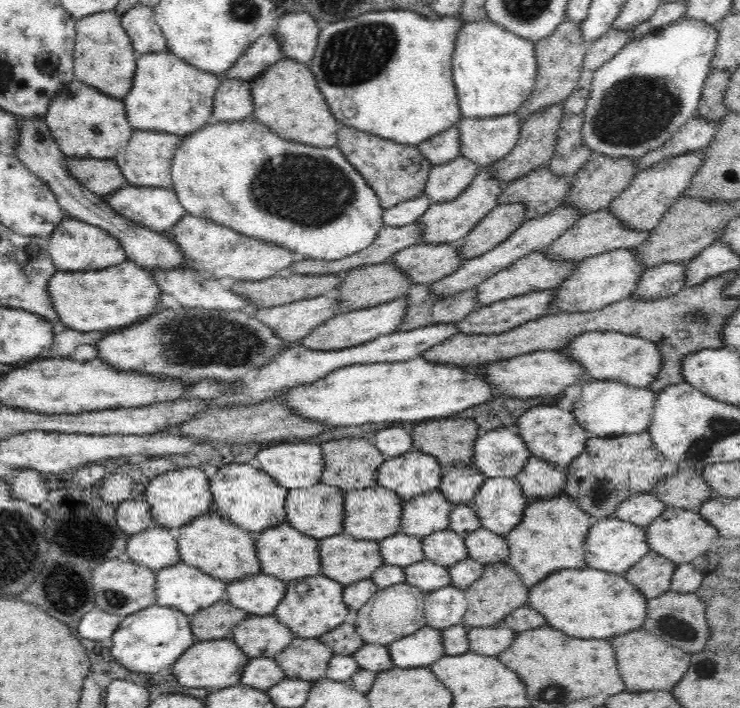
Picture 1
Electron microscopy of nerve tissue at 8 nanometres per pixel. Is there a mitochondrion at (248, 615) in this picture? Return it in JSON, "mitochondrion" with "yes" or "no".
{"mitochondrion":"no"}

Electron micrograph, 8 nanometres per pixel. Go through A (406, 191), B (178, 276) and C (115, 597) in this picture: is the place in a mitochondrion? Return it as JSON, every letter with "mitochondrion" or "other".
{"A":"other","B":"other","C":"mitochondrion"}

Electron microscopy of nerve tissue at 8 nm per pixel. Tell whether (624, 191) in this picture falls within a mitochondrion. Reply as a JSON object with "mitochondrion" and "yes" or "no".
{"mitochondrion":"no"}

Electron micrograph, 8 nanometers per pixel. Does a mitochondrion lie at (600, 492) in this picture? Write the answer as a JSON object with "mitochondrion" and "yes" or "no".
{"mitochondrion":"yes"}

